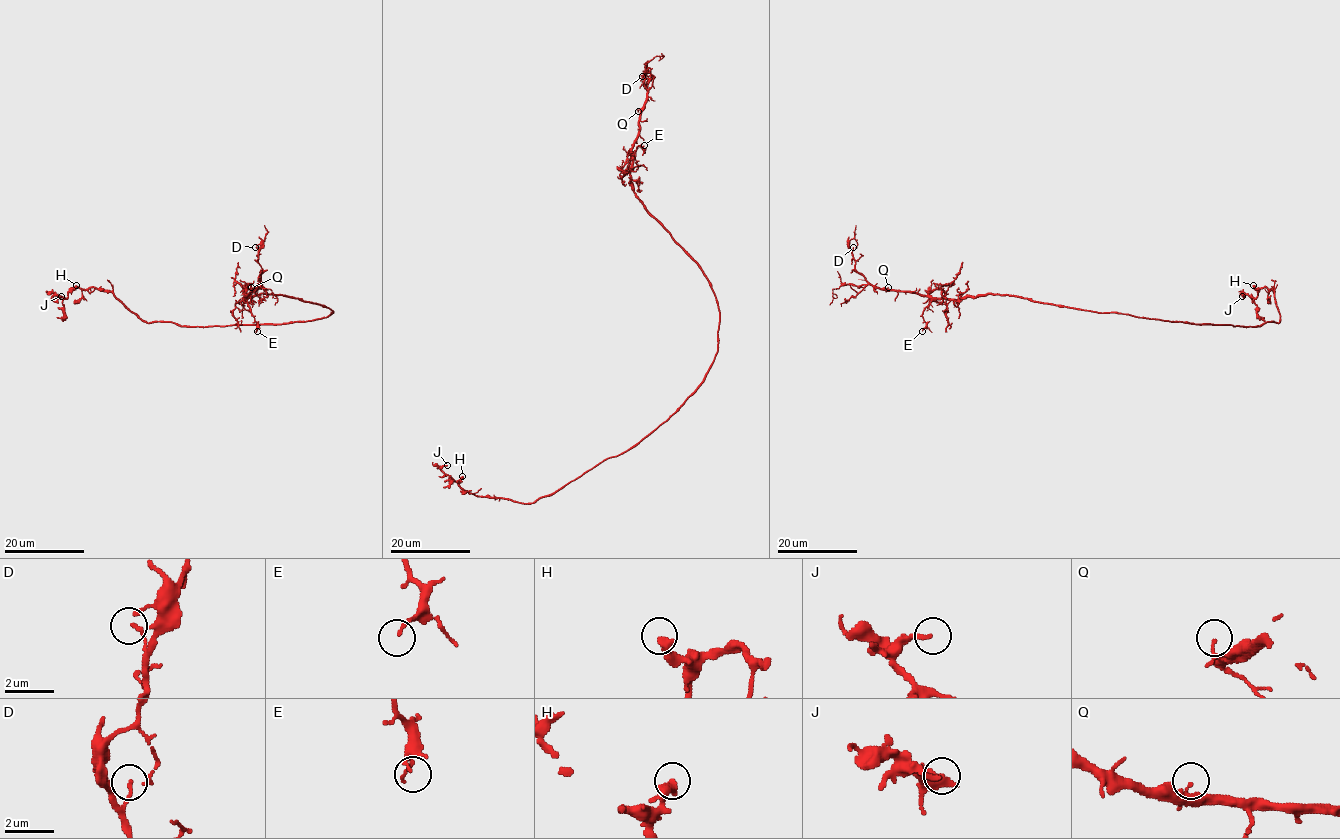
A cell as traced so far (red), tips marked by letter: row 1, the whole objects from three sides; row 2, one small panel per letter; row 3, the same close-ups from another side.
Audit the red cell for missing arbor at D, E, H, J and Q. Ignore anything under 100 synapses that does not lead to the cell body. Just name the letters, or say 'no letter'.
no letter

